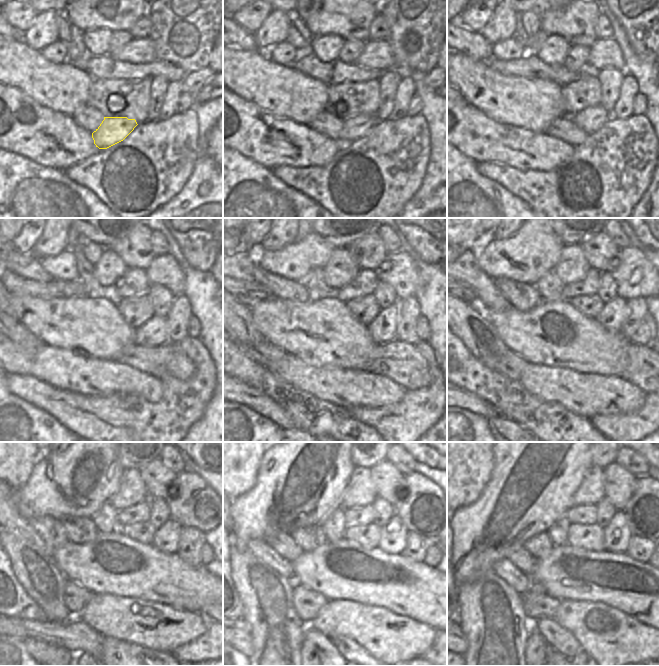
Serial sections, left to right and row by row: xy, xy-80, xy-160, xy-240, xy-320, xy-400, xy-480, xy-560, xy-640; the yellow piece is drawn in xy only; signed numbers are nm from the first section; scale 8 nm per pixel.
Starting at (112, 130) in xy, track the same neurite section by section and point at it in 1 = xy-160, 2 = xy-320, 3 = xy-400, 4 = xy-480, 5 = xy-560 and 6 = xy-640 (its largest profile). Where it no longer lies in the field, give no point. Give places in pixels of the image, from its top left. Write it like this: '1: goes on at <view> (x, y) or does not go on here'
1: goes on at xy-160 (590, 119)
2: goes on at xy-320 (382, 329)
3: goes on at xy-400 (614, 313)
4: goes on at xy-480 (166, 538)
5: goes on at xy-560 (393, 534)
6: goes on at xy-640 (617, 534)

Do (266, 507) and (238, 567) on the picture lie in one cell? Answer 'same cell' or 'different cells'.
different cells

